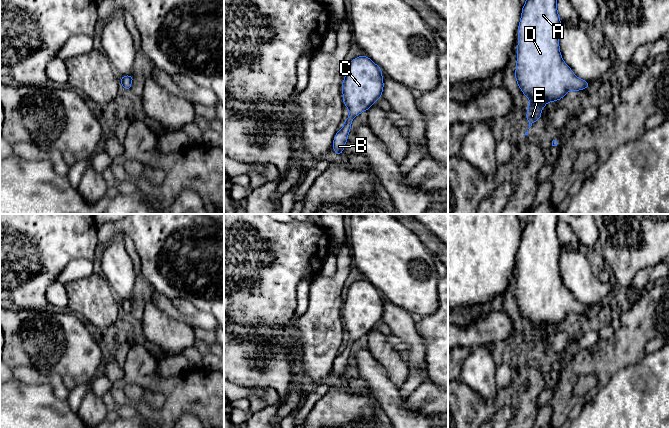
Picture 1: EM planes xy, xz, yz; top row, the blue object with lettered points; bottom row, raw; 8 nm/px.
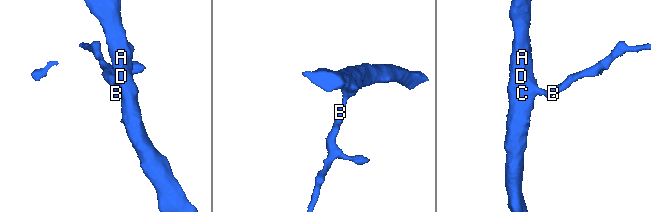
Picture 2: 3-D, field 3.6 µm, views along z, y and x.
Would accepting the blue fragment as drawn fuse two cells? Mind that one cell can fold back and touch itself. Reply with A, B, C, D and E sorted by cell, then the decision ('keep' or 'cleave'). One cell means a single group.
A B C D E; keep

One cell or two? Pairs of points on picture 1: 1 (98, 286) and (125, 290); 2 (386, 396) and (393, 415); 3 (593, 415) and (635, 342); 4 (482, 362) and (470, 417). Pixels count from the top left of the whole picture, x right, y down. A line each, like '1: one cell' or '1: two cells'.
1: two cells
2: one cell
3: two cells
4: two cells

